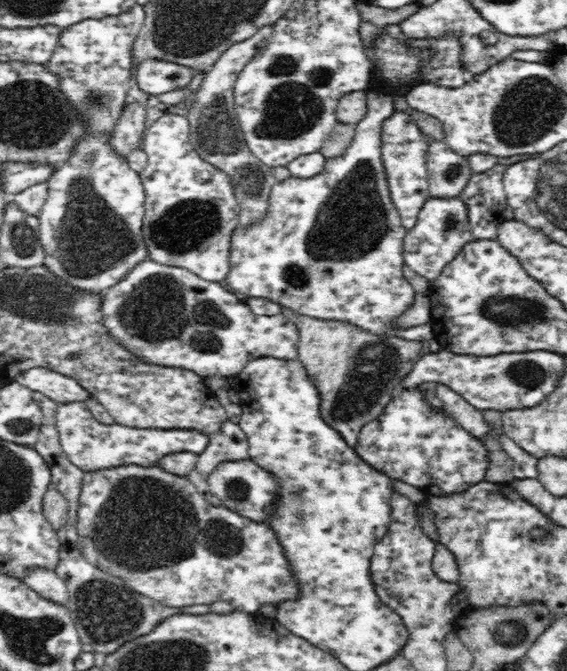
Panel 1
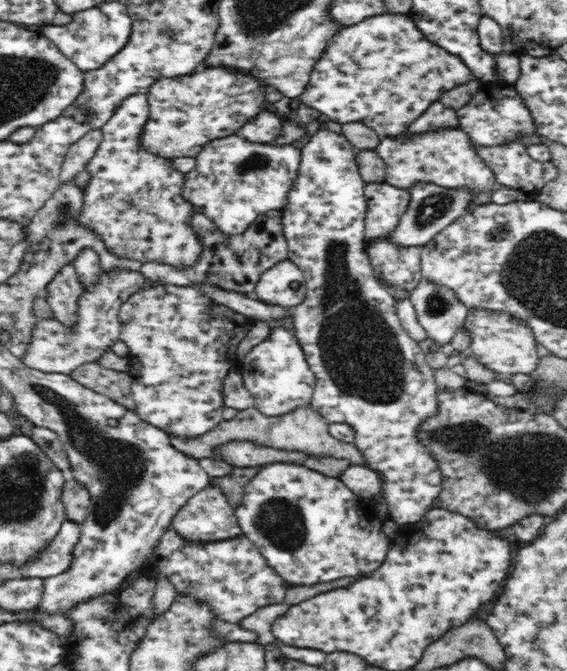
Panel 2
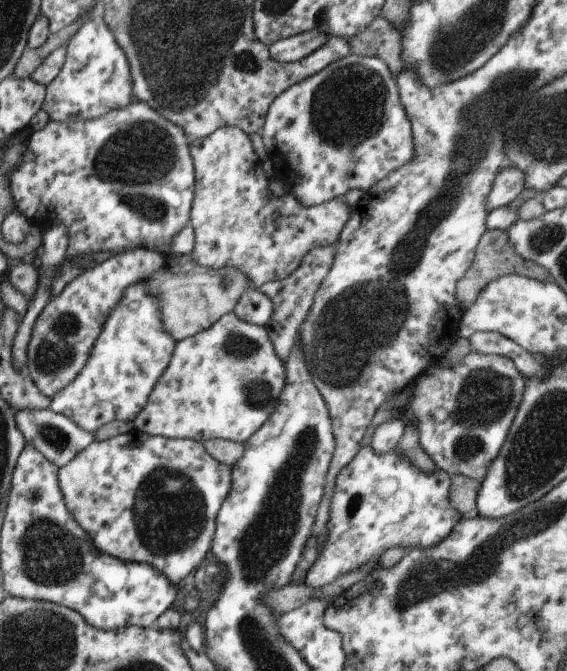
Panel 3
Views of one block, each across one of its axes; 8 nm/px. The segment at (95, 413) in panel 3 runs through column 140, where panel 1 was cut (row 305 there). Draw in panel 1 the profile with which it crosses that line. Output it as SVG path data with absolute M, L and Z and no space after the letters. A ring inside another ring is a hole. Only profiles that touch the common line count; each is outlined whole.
M378 89L364 90L366 114L355 124L354 136L342 156L326 159L322 172L301 179L292 176L278 181L268 194L268 204L262 220L237 226L231 234L228 263L230 270L222 282L231 292L247 297L274 301L304 316L322 320L345 320L368 332L401 336L406 340L434 338L434 327L428 322L409 329L392 329L388 322L412 304L414 288L402 275L402 240L406 230L391 201L385 166L381 157L382 127L395 111L393 96Z

